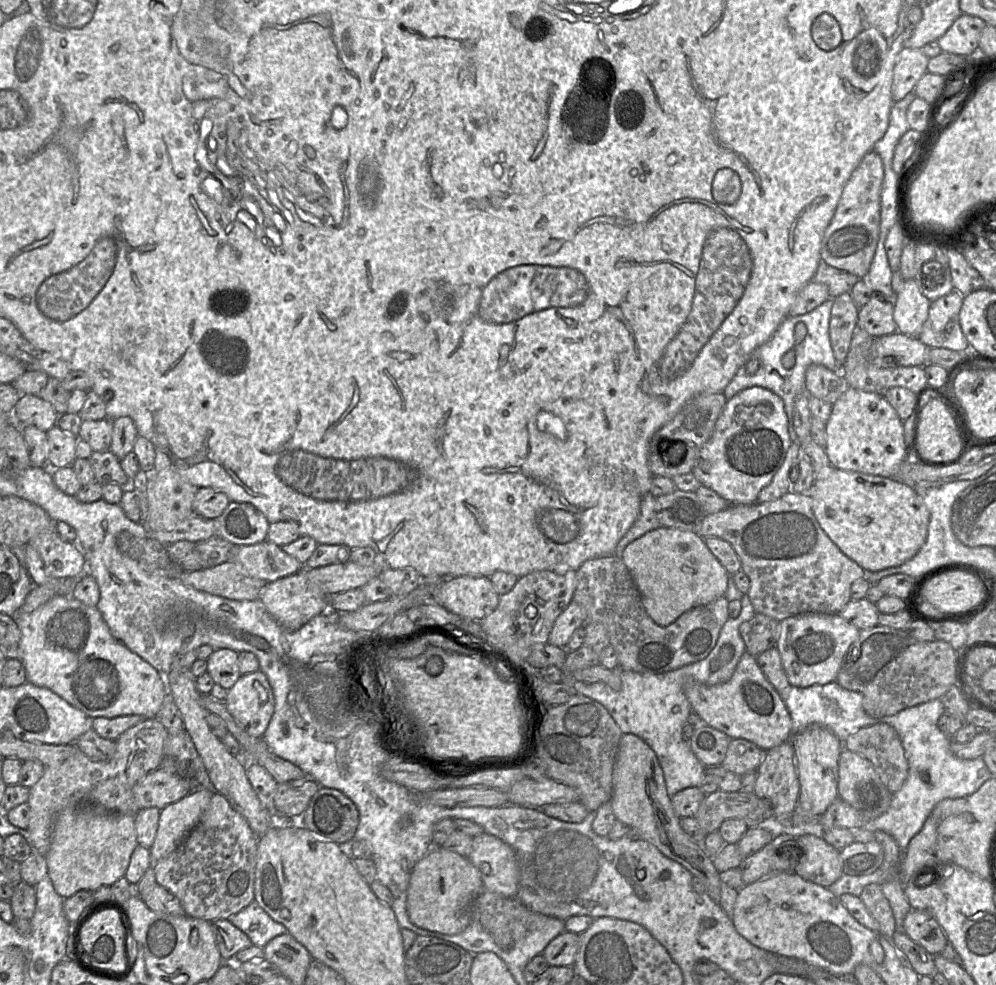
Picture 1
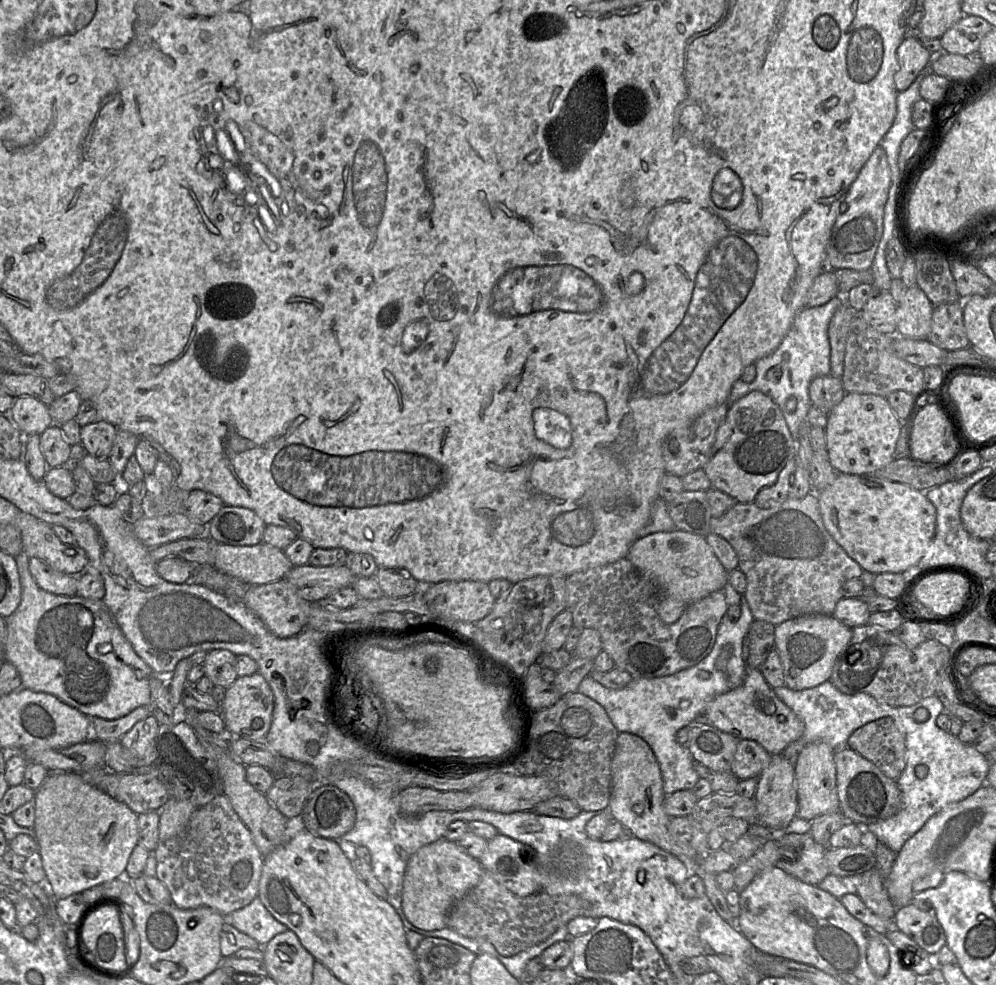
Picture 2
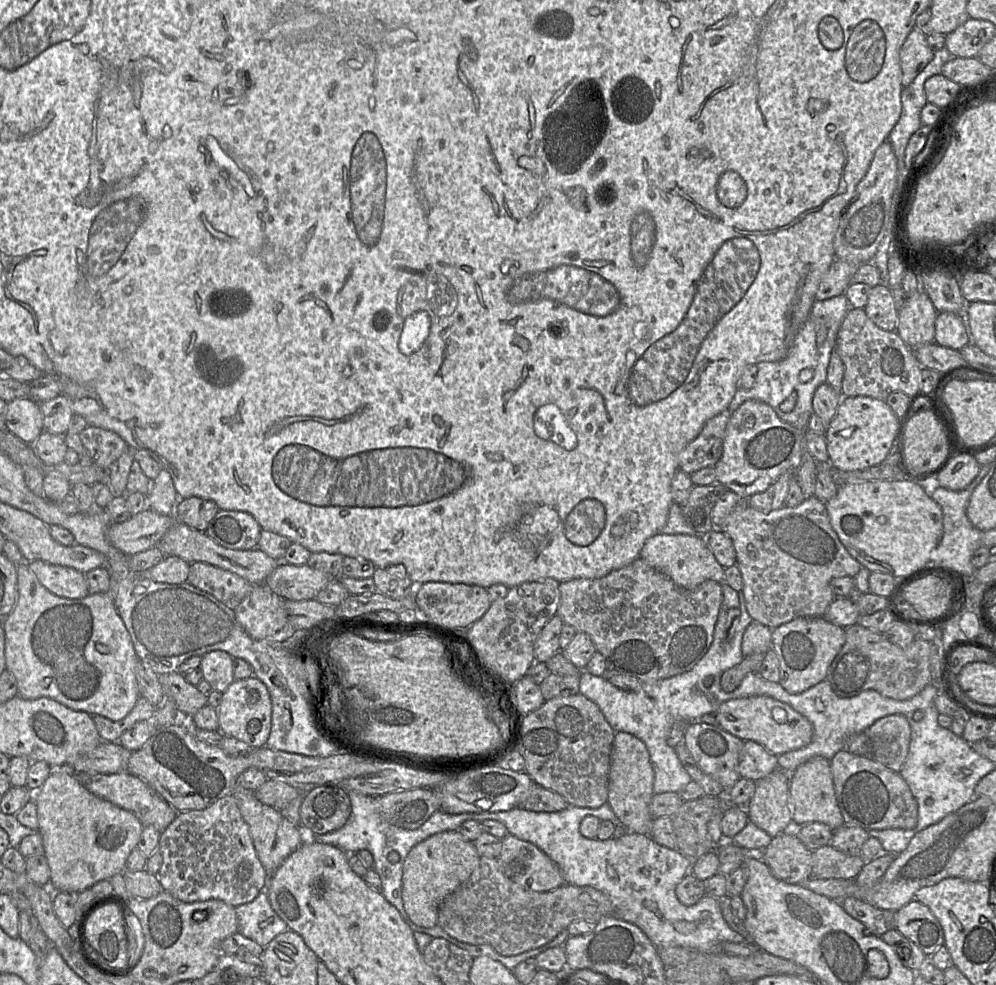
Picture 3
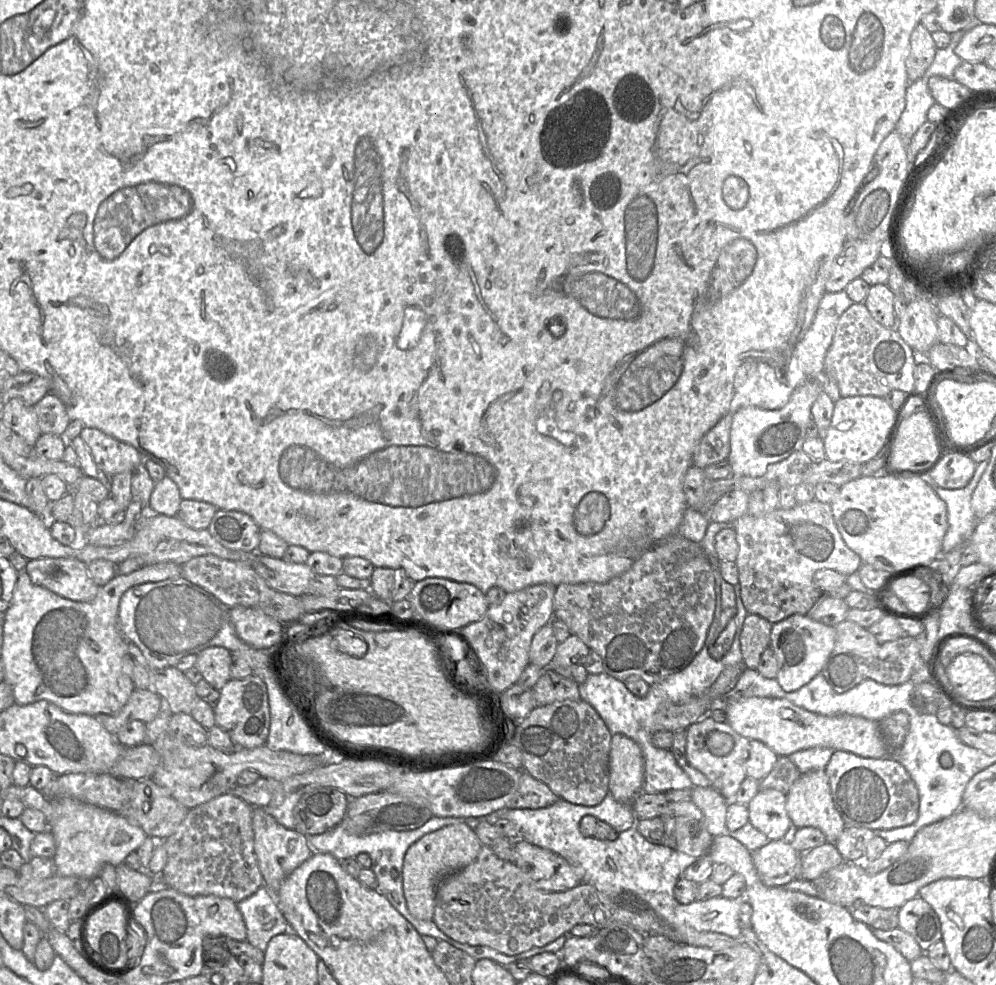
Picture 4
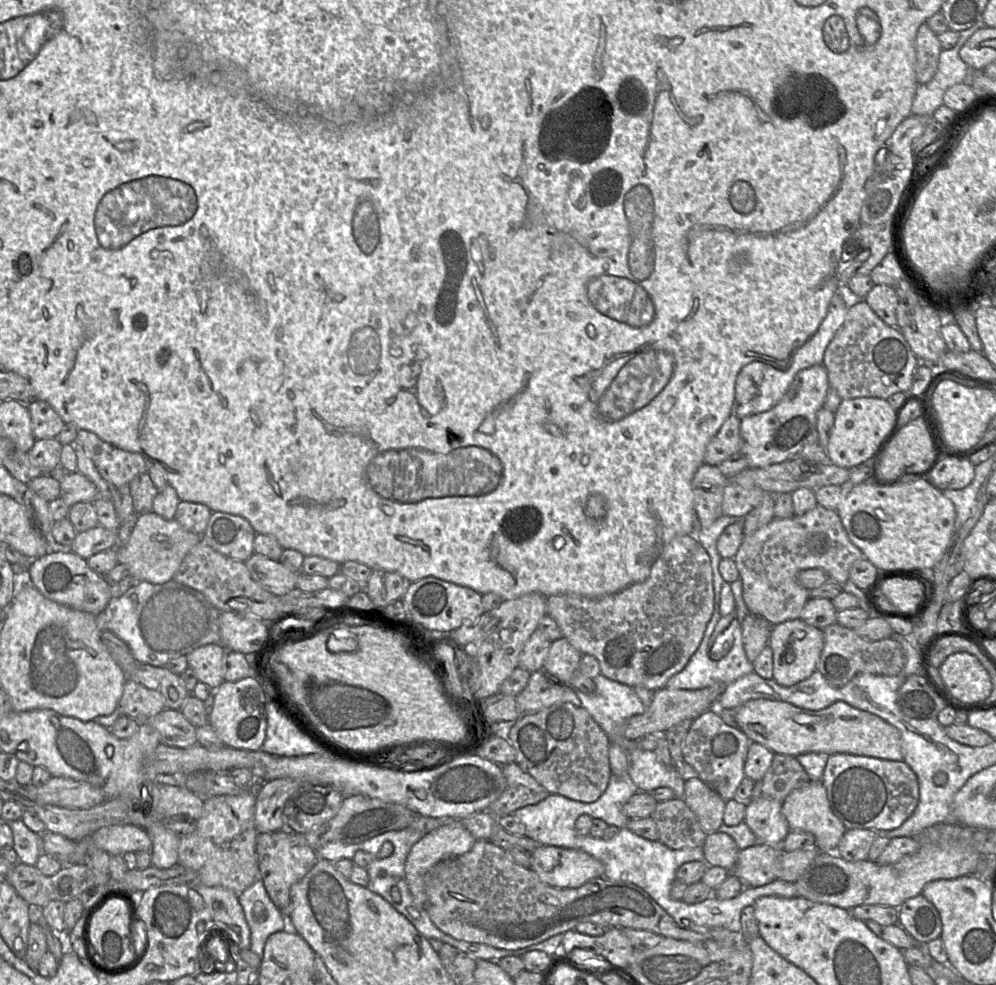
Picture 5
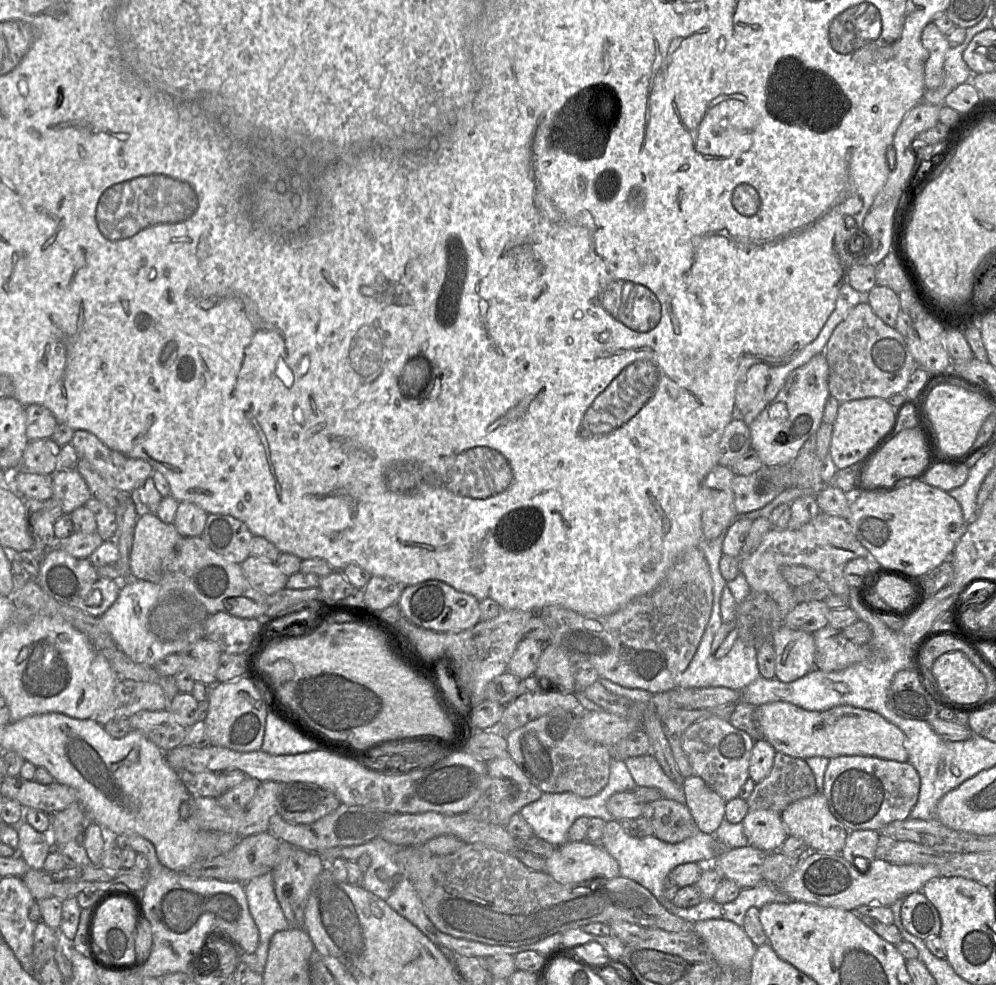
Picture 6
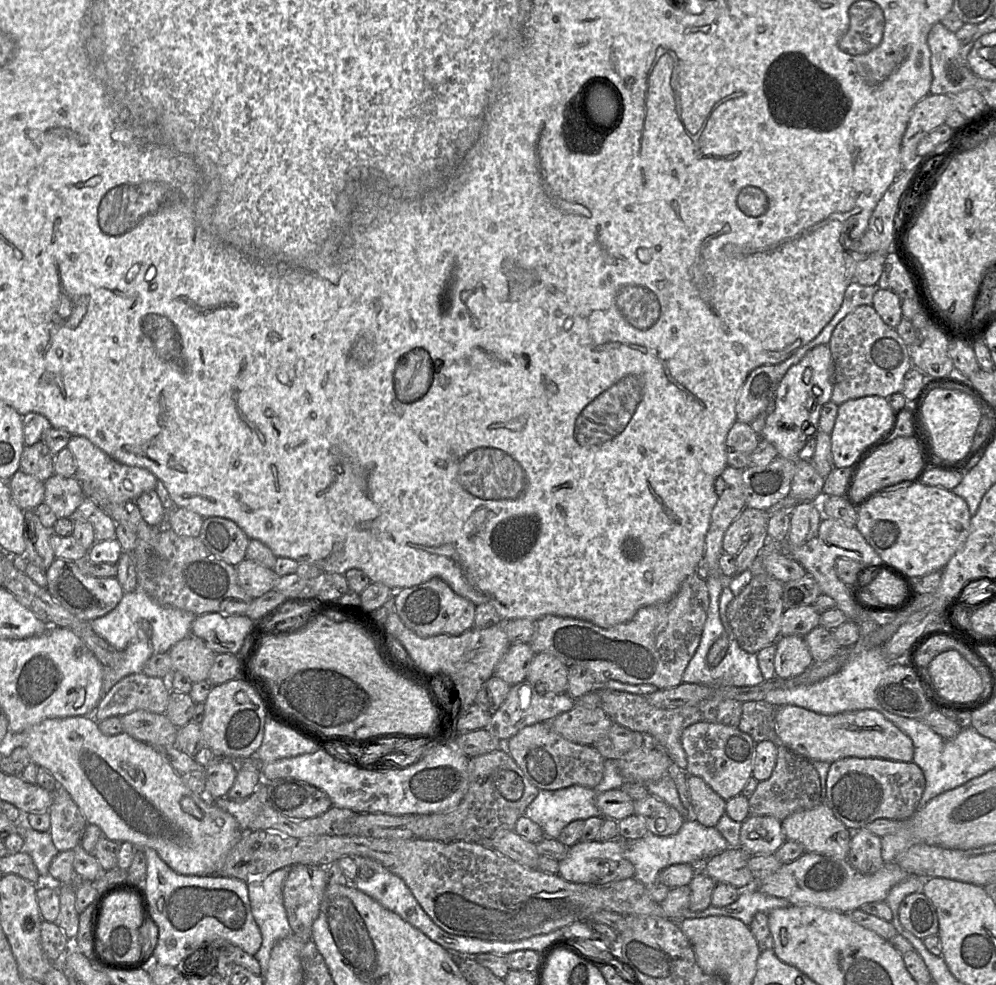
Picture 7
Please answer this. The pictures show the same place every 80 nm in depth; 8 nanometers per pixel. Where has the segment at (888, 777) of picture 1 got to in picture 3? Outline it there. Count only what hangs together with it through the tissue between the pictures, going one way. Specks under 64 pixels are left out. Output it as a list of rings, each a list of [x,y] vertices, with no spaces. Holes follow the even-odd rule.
[[[885,716],[874,722],[865,734],[871,746],[871,757],[899,773],[908,755],[911,737],[906,716]]]

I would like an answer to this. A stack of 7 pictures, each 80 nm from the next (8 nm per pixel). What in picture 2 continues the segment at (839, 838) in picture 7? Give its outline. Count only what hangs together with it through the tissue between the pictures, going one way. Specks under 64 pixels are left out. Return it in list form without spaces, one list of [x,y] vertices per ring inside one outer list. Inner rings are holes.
[[[819,741],[805,745],[794,760],[798,798],[797,817],[812,821],[820,815],[840,811],[834,755],[834,749]]]

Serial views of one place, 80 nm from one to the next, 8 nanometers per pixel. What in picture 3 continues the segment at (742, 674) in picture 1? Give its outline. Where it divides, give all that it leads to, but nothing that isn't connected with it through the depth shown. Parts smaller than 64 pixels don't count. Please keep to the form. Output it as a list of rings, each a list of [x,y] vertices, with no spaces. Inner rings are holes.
[[[765,695],[730,699],[719,706],[715,716],[723,730],[743,741],[755,741],[776,756],[807,746],[813,737],[812,724],[804,716],[788,704]]]

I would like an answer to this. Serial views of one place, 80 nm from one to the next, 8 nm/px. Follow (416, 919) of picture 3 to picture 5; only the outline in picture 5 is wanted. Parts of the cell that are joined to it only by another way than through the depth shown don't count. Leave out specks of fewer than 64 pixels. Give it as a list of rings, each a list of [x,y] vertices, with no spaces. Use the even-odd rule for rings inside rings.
[[[454,821],[427,833],[413,845],[405,862],[405,880],[409,891],[419,906],[423,906],[426,910],[427,895],[424,876],[427,871],[442,860],[468,852],[475,842],[476,839],[472,834],[459,821]]]

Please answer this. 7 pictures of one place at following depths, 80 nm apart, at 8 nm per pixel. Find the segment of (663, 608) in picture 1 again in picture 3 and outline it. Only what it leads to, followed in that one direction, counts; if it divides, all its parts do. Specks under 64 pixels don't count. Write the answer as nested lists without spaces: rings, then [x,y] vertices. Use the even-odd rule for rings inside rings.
[[[658,533],[646,540],[640,552],[640,557],[648,565],[659,570],[669,577],[676,585],[684,589],[694,589],[706,580],[713,580],[718,583],[725,581],[725,569],[718,563],[707,543],[706,536],[686,534],[663,534]]]

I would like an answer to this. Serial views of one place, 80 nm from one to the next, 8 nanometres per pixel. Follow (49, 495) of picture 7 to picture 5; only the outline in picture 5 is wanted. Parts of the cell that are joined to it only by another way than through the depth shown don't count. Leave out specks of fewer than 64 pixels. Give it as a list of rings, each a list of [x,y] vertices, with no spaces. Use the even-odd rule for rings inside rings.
[[[62,472],[59,475],[60,498],[69,506],[79,502],[93,503],[99,498],[95,484],[80,472]]]

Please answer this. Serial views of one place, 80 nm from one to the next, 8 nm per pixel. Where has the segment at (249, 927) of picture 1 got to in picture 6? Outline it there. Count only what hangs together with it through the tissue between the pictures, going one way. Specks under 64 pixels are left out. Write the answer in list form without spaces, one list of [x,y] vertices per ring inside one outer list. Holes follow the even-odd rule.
[[[271,872],[251,879],[244,884],[244,888],[250,914],[259,930],[259,944],[255,954],[265,966],[272,936],[289,929],[290,924],[275,895]]]

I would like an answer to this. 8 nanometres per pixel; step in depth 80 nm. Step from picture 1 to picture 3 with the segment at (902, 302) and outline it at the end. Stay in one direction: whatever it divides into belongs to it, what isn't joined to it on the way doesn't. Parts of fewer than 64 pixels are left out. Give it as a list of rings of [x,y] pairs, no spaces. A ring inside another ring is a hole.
[[[918,291],[898,311],[896,332],[911,349],[933,343],[937,313],[926,292]]]

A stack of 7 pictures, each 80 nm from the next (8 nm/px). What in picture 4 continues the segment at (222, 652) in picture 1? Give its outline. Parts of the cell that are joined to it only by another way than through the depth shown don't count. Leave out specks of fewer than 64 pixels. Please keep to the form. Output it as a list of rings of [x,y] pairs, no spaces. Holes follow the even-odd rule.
[[[209,647],[197,654],[195,667],[213,689],[220,691],[231,679],[232,657],[224,647]]]

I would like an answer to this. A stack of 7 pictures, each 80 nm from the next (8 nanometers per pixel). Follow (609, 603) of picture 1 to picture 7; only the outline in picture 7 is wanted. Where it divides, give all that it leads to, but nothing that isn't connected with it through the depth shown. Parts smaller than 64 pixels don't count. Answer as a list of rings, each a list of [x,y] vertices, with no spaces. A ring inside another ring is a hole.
[[[696,570],[682,582],[670,600],[639,609],[626,623],[603,628],[578,618],[546,615],[536,620],[535,633],[529,644],[535,654],[549,653],[568,667],[580,665],[586,668],[593,675],[596,687],[604,687],[608,680],[616,680],[628,684],[651,684],[658,690],[672,688],[682,682],[682,675],[699,645],[708,607],[706,579],[703,579]]]

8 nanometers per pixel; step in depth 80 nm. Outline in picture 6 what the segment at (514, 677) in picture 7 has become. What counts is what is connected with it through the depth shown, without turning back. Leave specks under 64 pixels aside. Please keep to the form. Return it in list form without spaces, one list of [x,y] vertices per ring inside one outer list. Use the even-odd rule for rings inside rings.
[[[532,638],[522,639],[508,664],[507,672],[517,676],[520,680],[533,675],[544,645],[544,643]]]

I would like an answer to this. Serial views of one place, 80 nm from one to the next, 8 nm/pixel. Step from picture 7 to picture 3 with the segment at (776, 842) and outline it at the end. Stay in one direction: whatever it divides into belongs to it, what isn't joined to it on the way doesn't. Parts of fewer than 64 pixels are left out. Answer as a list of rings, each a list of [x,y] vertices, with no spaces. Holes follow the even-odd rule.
[[[777,768],[756,782],[756,789],[746,812],[749,821],[772,838],[781,834],[792,821],[790,807],[790,772]]]

